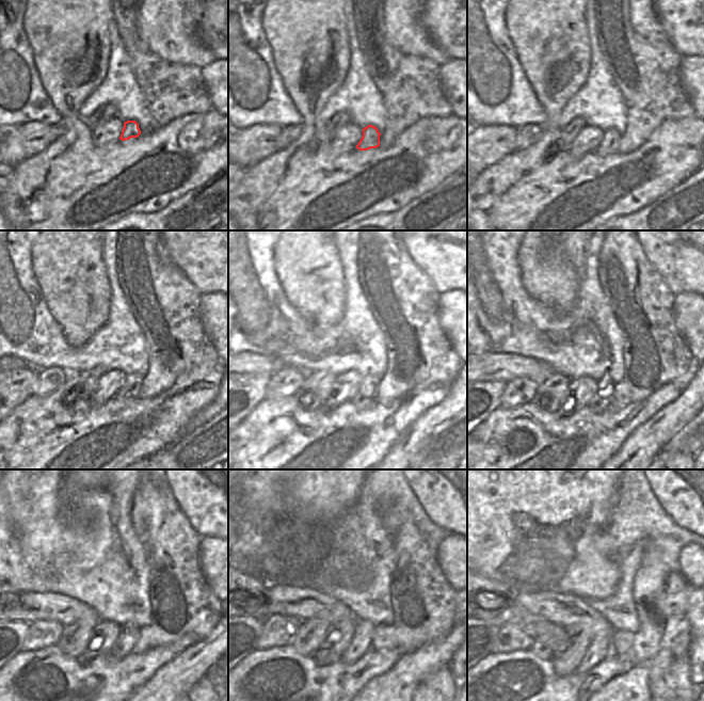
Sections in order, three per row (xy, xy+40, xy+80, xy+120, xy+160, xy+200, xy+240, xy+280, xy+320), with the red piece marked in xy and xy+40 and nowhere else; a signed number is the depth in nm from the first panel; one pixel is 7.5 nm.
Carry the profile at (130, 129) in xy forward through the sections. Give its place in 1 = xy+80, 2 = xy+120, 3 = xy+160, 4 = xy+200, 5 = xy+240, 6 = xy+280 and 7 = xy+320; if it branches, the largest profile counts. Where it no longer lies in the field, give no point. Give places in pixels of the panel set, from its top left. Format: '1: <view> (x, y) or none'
1: xy+80 (609, 144)
2: xy+120 (131, 384)
3: xy+160 (366, 395)
4: xy+200 (602, 400)
5: xy+240 (128, 635)
6: xy+280 (361, 643)
7: xy+320 (600, 647)

